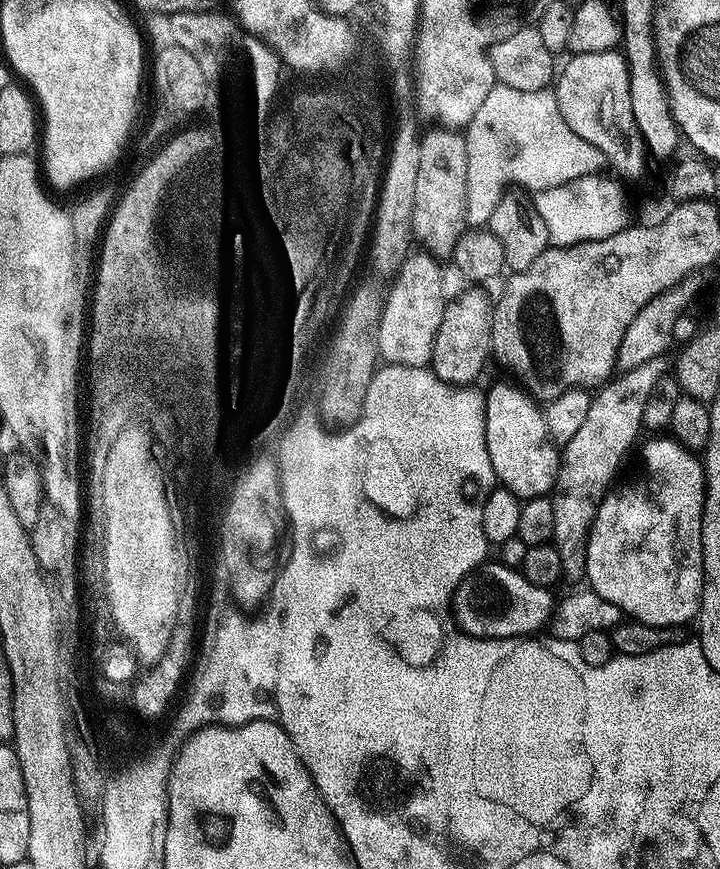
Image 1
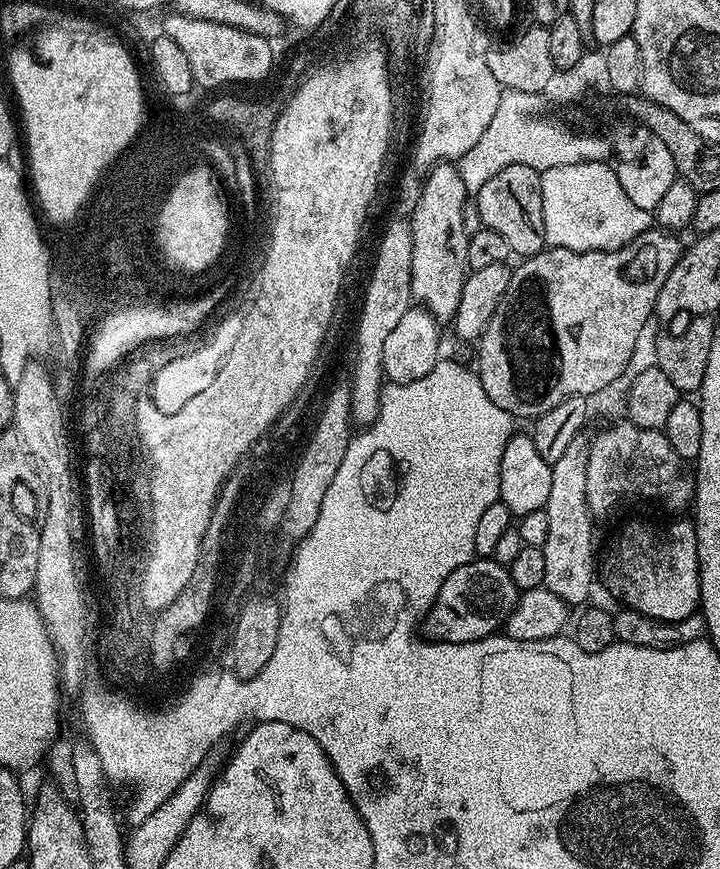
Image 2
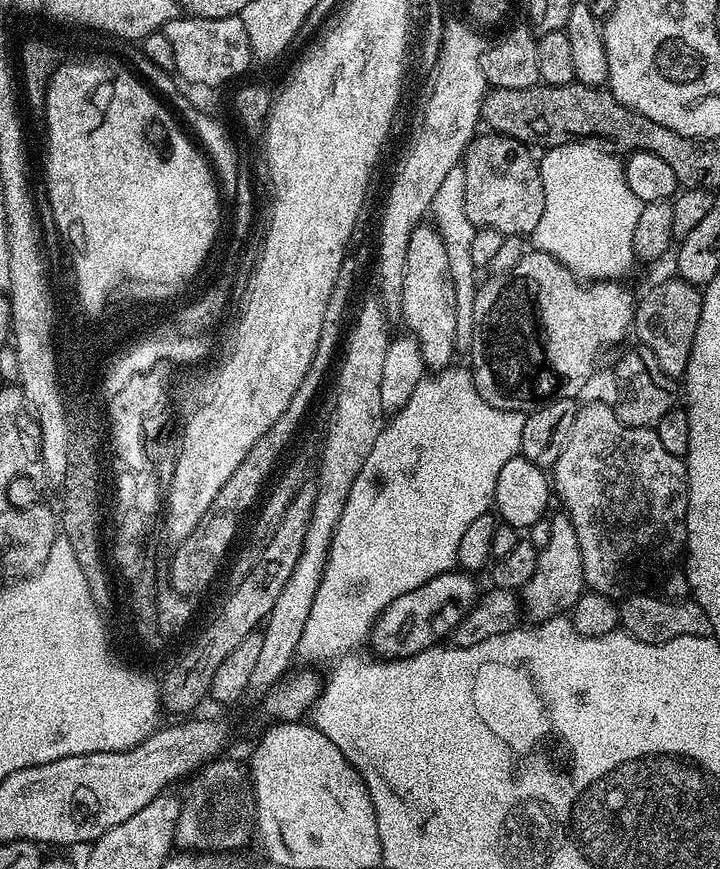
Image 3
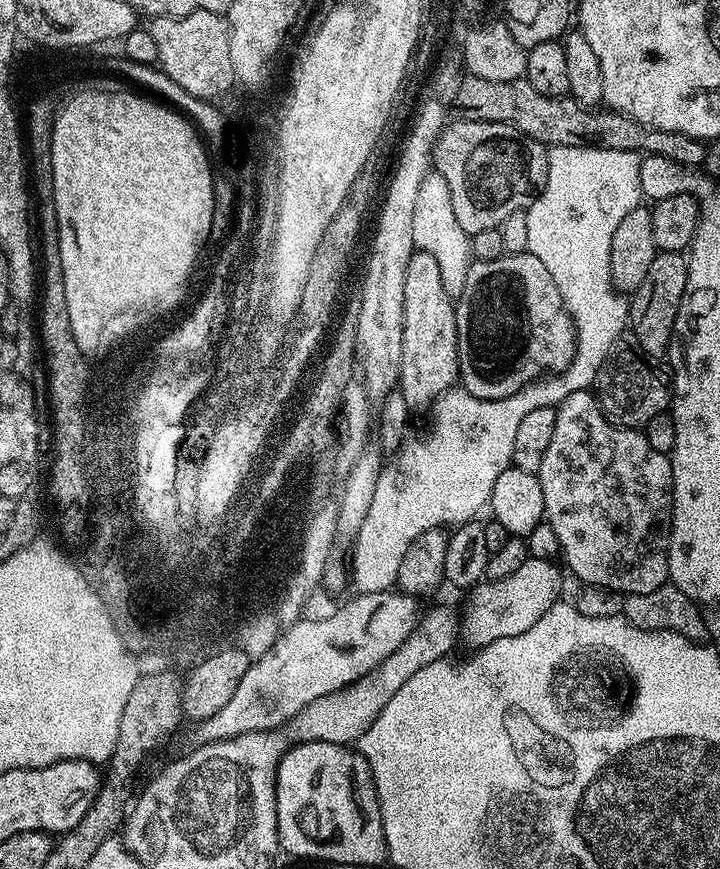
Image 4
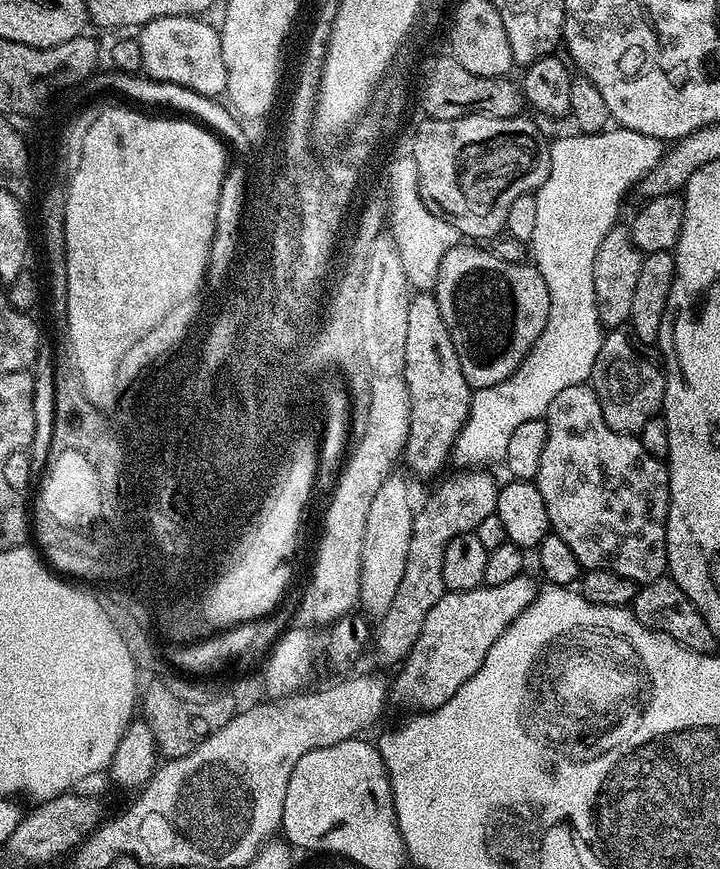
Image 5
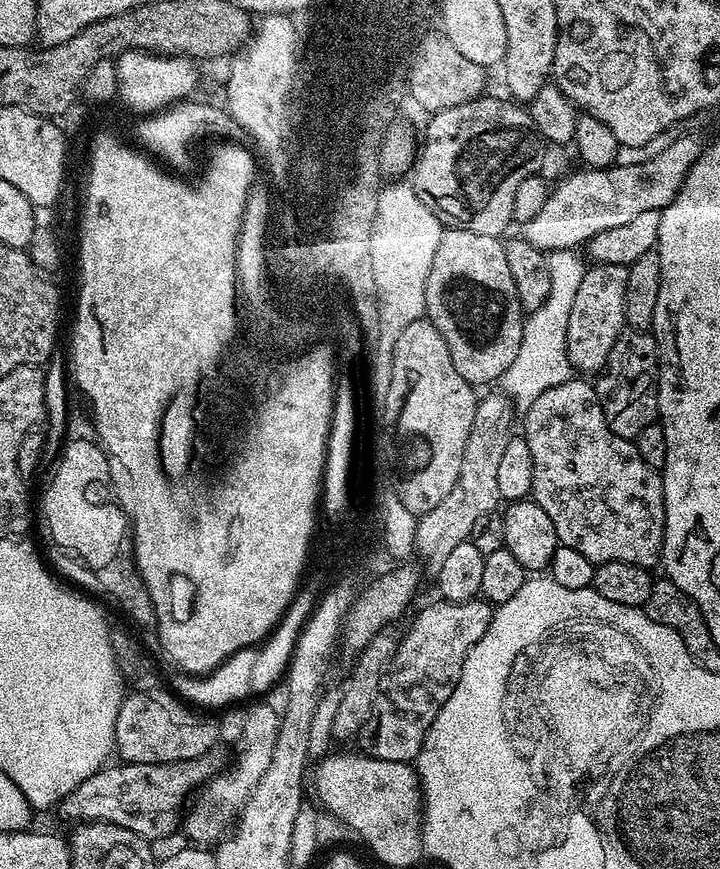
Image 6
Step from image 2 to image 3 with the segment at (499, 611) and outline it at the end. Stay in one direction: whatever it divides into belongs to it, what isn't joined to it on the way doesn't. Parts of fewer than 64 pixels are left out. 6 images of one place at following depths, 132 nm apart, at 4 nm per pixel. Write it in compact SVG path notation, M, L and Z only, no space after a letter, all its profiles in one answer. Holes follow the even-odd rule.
M463 570L443 572L430 578L430 582L394 598L372 626L371 651L377 657L395 660L397 657L418 656L437 647L443 636L444 639L451 637L458 622L462 622L462 618L466 618L468 611L476 605L478 591L472 580L475 579Z

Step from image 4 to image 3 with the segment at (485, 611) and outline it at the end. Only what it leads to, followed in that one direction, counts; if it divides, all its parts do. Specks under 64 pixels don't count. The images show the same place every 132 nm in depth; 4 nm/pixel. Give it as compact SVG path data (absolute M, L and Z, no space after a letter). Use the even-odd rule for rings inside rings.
M567 514L551 517L550 542L539 549L538 566L534 578L522 589L522 608L533 622L551 620L552 617L571 613L574 602L586 590L582 570L582 550L578 546L578 534L574 534L574 522Z

